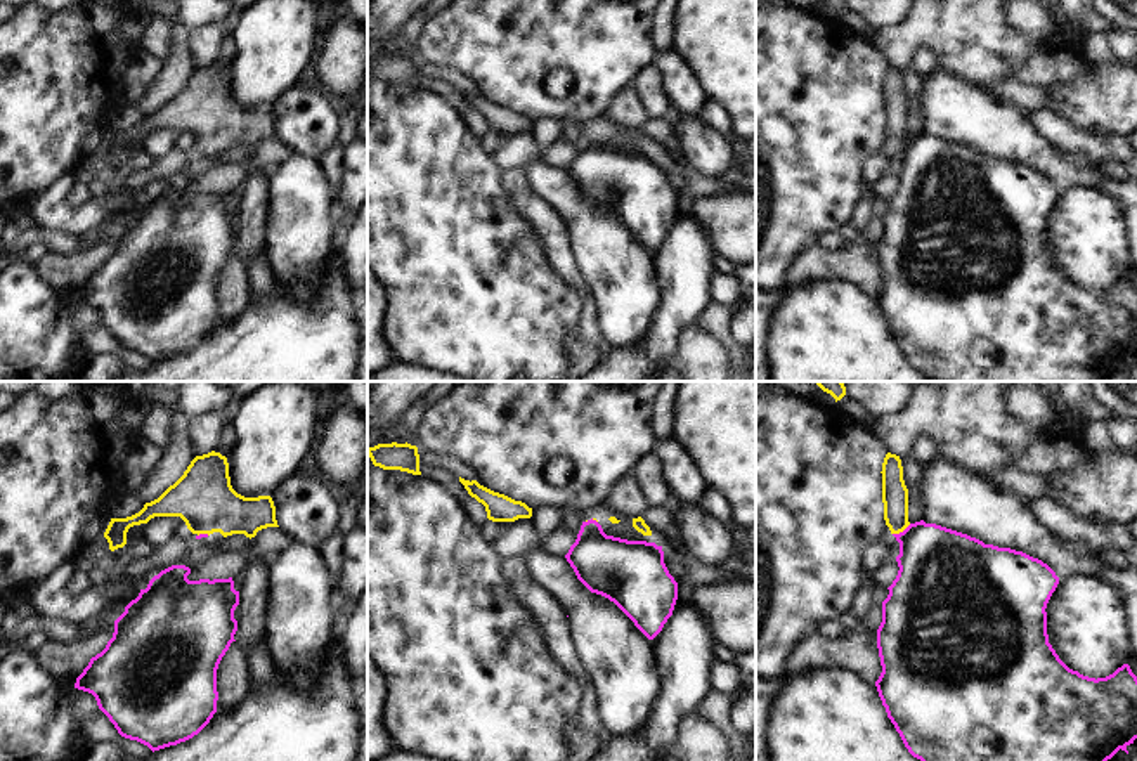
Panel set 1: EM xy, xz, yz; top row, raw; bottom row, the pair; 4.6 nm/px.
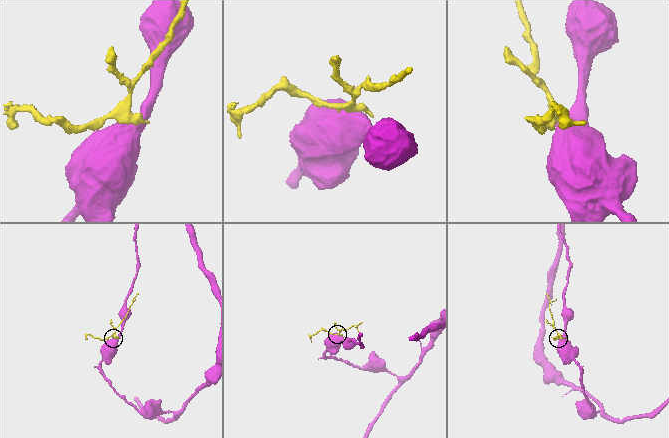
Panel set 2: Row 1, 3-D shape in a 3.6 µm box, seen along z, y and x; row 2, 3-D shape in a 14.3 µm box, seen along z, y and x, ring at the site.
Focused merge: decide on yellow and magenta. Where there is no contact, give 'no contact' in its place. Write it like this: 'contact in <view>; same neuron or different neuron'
contact in yz; different neuron

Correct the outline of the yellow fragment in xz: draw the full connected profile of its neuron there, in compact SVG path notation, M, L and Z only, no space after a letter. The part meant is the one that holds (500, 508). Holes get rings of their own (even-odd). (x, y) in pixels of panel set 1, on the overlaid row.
M459 477L468 494L485 506L487 518L492 522L515 522L518 518L530 518L532 508L522 501L515 501L504 494L494 492L477 480L465 480Z

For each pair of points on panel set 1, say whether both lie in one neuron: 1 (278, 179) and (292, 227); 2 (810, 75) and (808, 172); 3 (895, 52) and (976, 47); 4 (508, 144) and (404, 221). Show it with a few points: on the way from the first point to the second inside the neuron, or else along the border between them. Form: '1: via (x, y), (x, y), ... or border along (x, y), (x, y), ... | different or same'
1: via (290, 191), (292, 215) | same
2: via (810, 99), (810, 148) | same
3: via (916, 37), (955, 37) | same
4: border along (477, 137), (482, 149), (500, 169) | different

